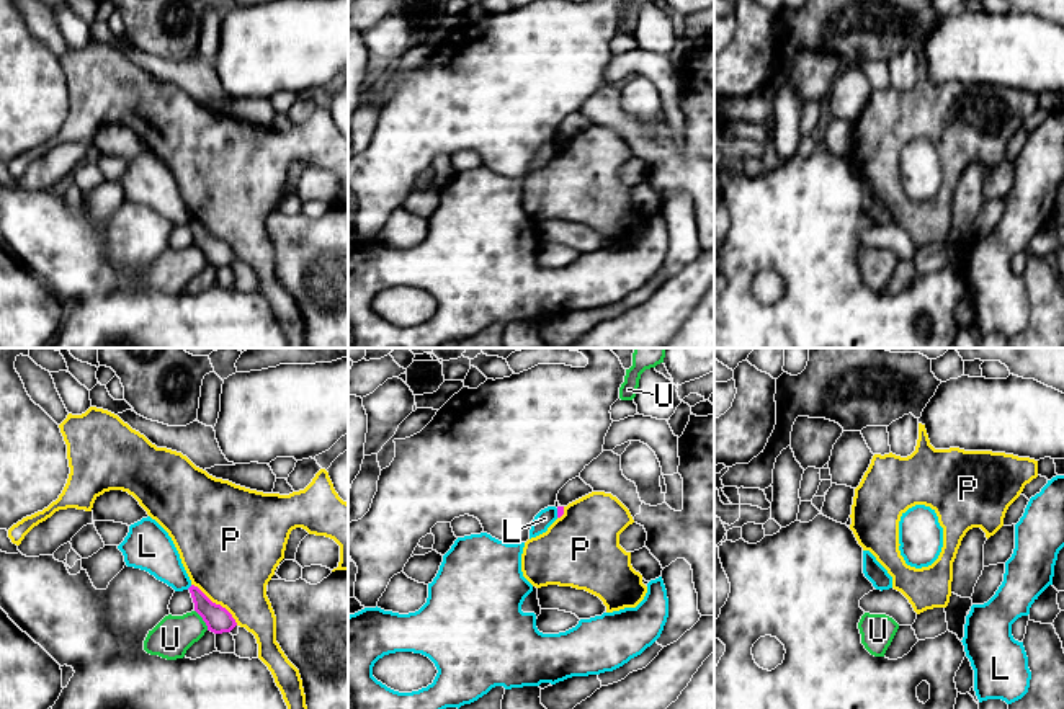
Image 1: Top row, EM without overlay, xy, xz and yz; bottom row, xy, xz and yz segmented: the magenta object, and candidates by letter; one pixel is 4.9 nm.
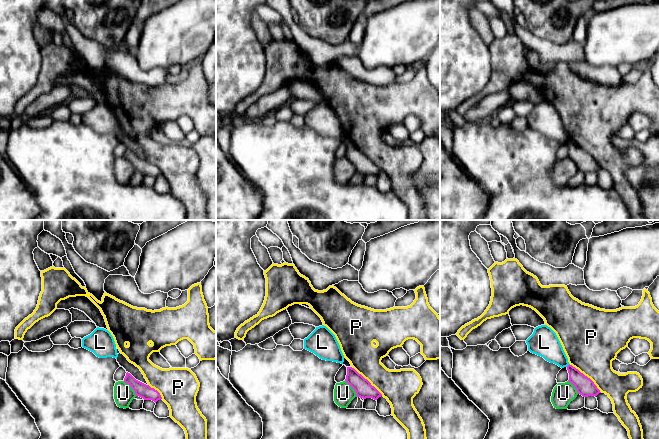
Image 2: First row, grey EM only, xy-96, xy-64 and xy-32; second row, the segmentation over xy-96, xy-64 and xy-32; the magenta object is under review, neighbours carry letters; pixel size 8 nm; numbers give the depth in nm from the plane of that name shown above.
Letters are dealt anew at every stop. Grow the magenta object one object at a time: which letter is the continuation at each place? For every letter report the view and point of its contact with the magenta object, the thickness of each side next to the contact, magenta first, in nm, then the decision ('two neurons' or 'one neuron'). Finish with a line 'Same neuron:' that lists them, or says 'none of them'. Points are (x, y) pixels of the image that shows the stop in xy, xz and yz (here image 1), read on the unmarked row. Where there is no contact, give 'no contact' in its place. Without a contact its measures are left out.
L: xy (190, 221) | 130/200 nm | two neurons
P: xy (214, 237) | 130/440 nm | two neurons
U: xy (203, 254) | 130/200 nm | two neurons
Same neuron: none of them

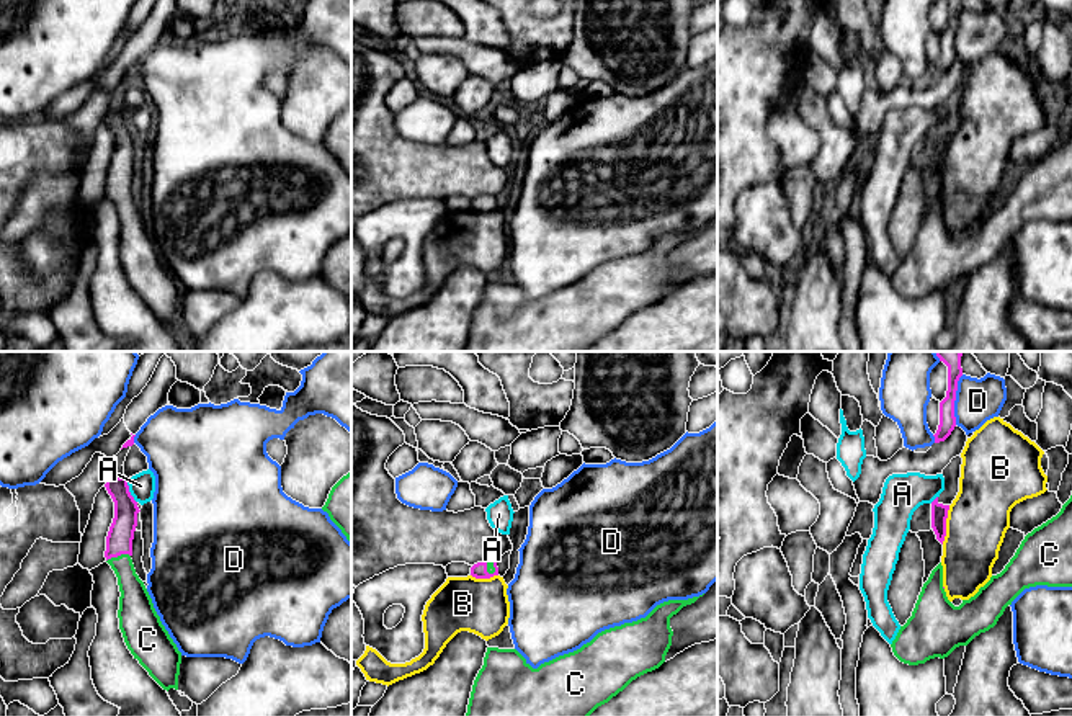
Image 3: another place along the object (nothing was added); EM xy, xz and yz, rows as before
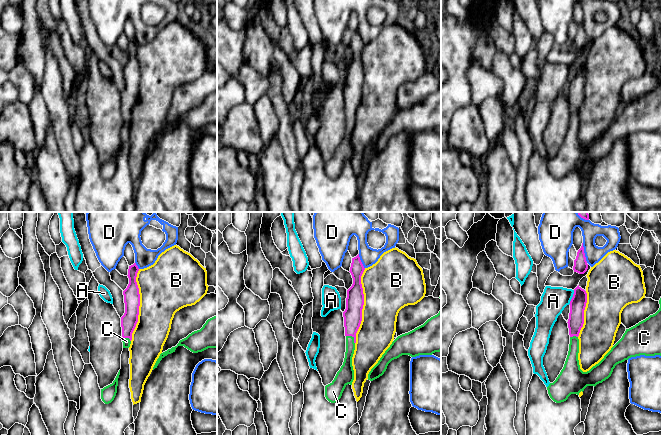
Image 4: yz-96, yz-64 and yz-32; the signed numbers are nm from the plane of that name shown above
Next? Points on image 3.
A: xy (128, 125) | 130/130 nm | two neurons
B: yz (945, 159) | 80/300 nm | two neurons
C: xy (118, 188) | 130/160 nm | one neuron
D: yz (955, 33) | 80/220 nm | two neurons
Same neuron: C

